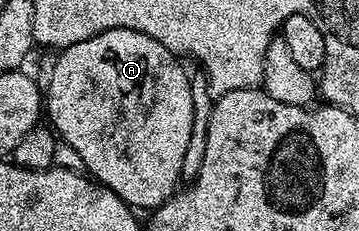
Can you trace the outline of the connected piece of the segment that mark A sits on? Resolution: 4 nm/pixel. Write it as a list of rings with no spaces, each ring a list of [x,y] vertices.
[[[124,27],[101,31],[85,41],[77,41],[62,48],[58,55],[47,87],[45,83],[45,115],[51,118],[49,123],[56,136],[73,145],[90,178],[117,193],[128,207],[160,207],[180,186],[185,149],[193,130],[189,71],[179,64],[182,62],[175,52],[165,49],[165,45],[145,33]]]

